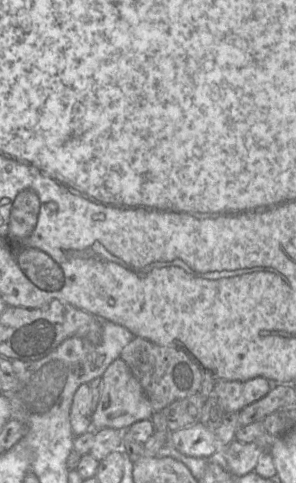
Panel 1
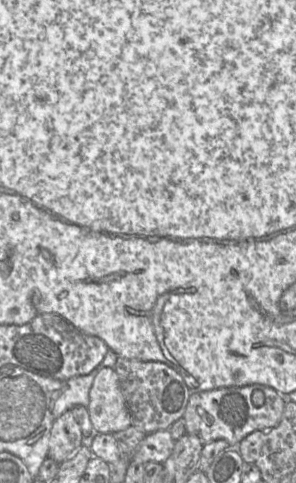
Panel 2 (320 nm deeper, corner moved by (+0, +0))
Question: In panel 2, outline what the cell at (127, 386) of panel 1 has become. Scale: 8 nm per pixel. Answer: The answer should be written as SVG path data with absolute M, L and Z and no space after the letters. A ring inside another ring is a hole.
M102 368L92 383L87 406L95 433L114 434L132 425L114 368Z

